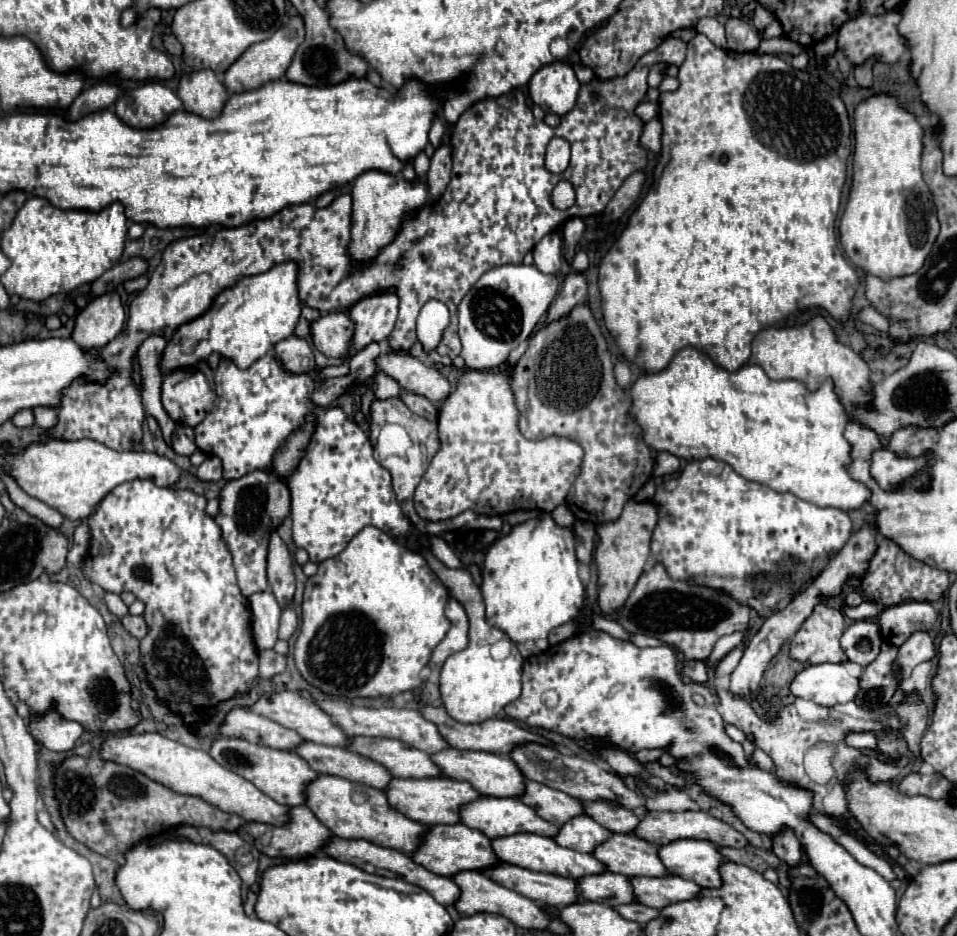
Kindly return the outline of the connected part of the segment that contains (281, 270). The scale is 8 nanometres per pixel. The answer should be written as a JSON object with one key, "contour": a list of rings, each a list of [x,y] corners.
{"contour":[[[282,262],[272,270],[256,276],[242,278],[232,288],[216,296],[214,304],[206,314],[190,324],[182,324],[174,338],[166,344],[162,356],[162,372],[174,368],[186,368],[200,360],[206,360],[212,352],[230,356],[238,368],[248,368],[254,360],[274,350],[278,340],[294,334],[302,304],[298,298],[298,264]]]}

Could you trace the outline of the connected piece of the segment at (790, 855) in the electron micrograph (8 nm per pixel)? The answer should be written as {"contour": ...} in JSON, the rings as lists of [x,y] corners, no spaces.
{"contour":[[[782,830],[774,840],[774,854],[784,860],[788,866],[800,866],[802,860],[802,846],[798,844],[798,838],[790,830]]]}

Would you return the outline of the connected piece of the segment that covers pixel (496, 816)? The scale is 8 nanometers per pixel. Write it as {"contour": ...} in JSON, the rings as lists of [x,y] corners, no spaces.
{"contour":[[[492,796],[478,798],[478,800],[462,806],[462,822],[468,828],[476,828],[480,832],[486,832],[486,836],[490,836],[490,838],[510,836],[510,834],[518,834],[518,832],[532,832],[532,834],[542,834],[542,836],[554,838],[560,830],[552,822],[542,820],[536,814],[536,810],[532,806],[526,806],[520,798],[492,798]]]}

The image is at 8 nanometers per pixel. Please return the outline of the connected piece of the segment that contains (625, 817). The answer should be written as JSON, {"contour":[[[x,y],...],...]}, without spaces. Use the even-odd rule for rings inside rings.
{"contour":[[[606,800],[586,802],[586,814],[598,820],[598,824],[606,824],[606,828],[616,834],[632,834],[640,822],[640,818],[632,810],[618,804],[610,804]]]}

